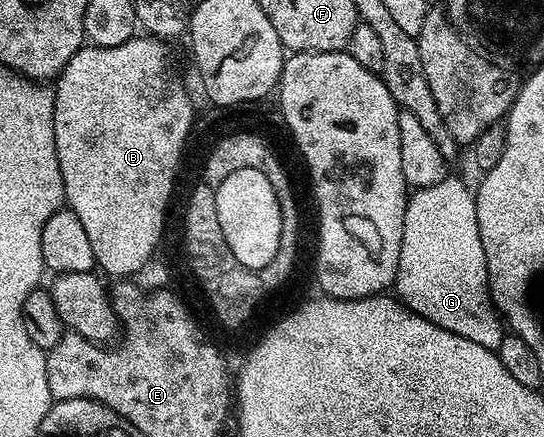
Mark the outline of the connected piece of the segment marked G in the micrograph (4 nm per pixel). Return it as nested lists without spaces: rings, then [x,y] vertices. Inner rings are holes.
[[[447,176],[431,188],[410,193],[403,220],[403,244],[399,252],[395,294],[419,316],[431,320],[447,332],[455,332],[455,336],[467,336],[467,340],[475,340],[475,344],[483,344],[483,348],[496,350],[505,339],[507,330],[489,289],[487,256],[479,236],[477,200],[474,191],[468,190],[459,179]]]

